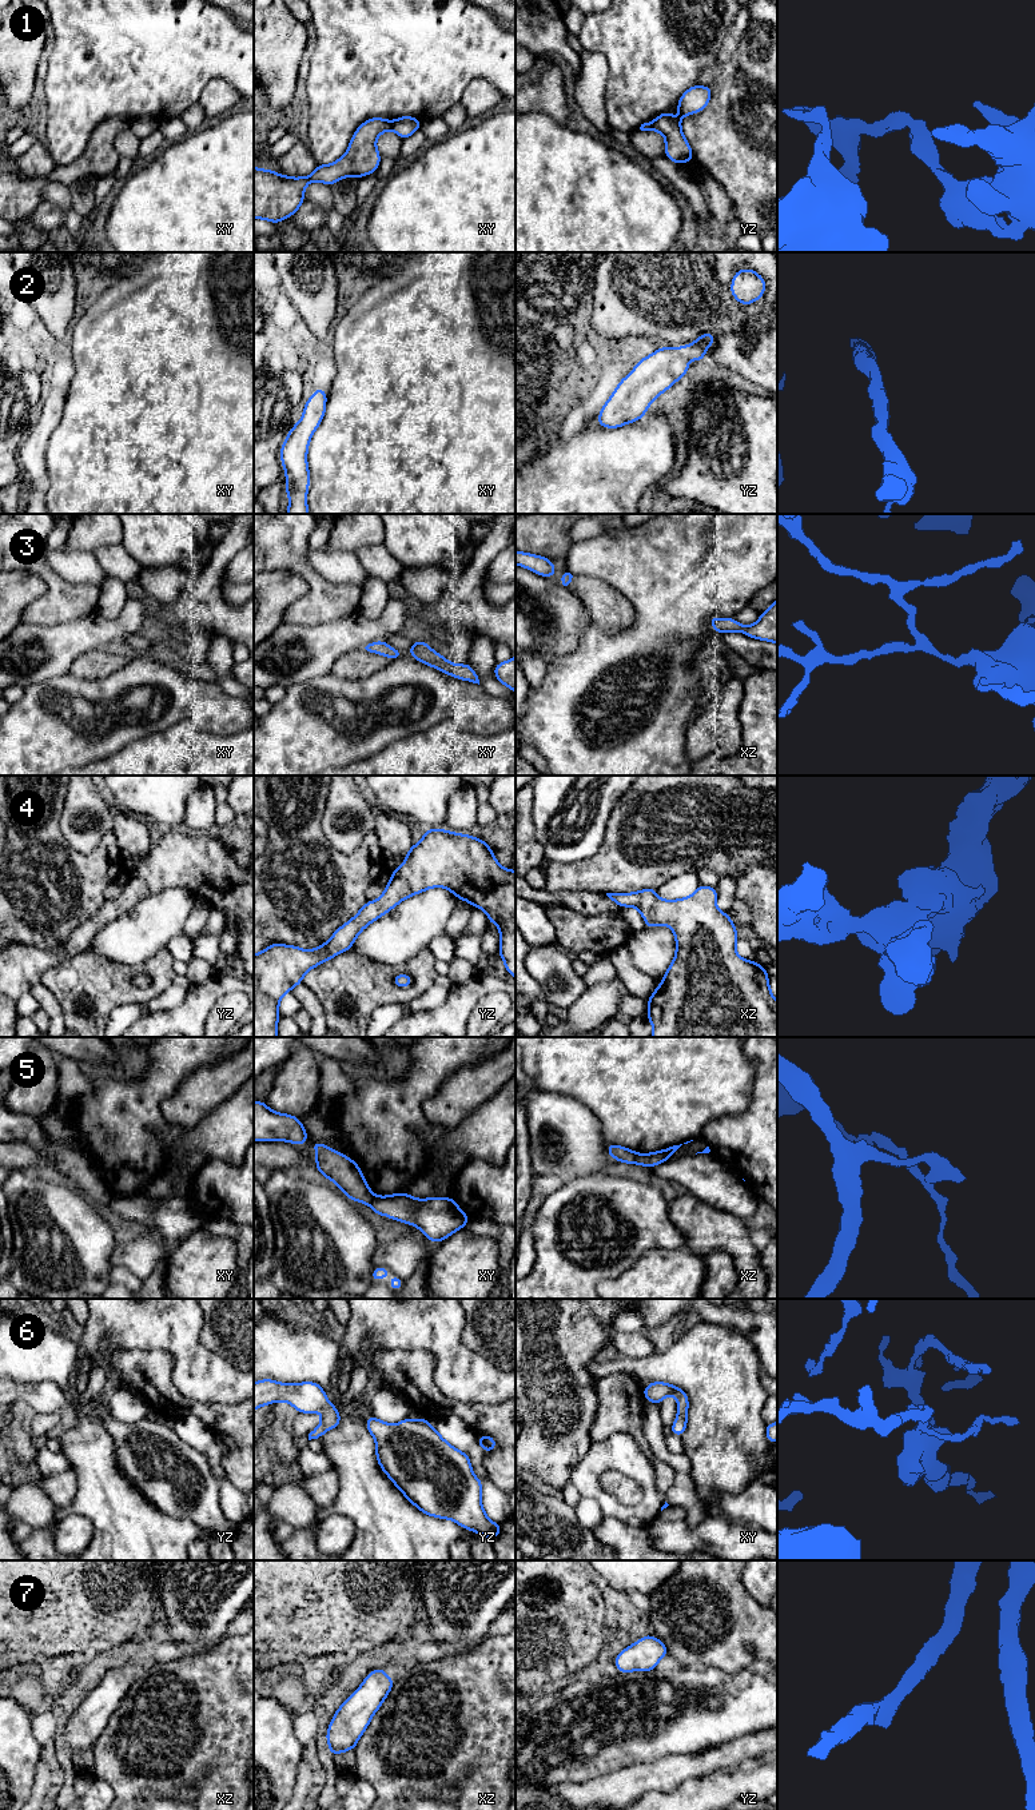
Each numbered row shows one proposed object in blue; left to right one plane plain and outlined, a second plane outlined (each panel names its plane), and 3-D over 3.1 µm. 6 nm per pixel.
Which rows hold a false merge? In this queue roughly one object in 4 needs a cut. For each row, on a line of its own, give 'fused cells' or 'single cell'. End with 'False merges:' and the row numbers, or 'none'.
1: fused cells
2: single cell
3: single cell
4: single cell
5: fused cells
6: single cell
7: single cell
False merges: 1, 5

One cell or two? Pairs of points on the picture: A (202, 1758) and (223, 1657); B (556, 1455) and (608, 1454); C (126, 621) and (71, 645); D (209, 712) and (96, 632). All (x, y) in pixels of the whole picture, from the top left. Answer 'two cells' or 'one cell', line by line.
A: one cell
B: two cells
C: one cell
D: two cells

